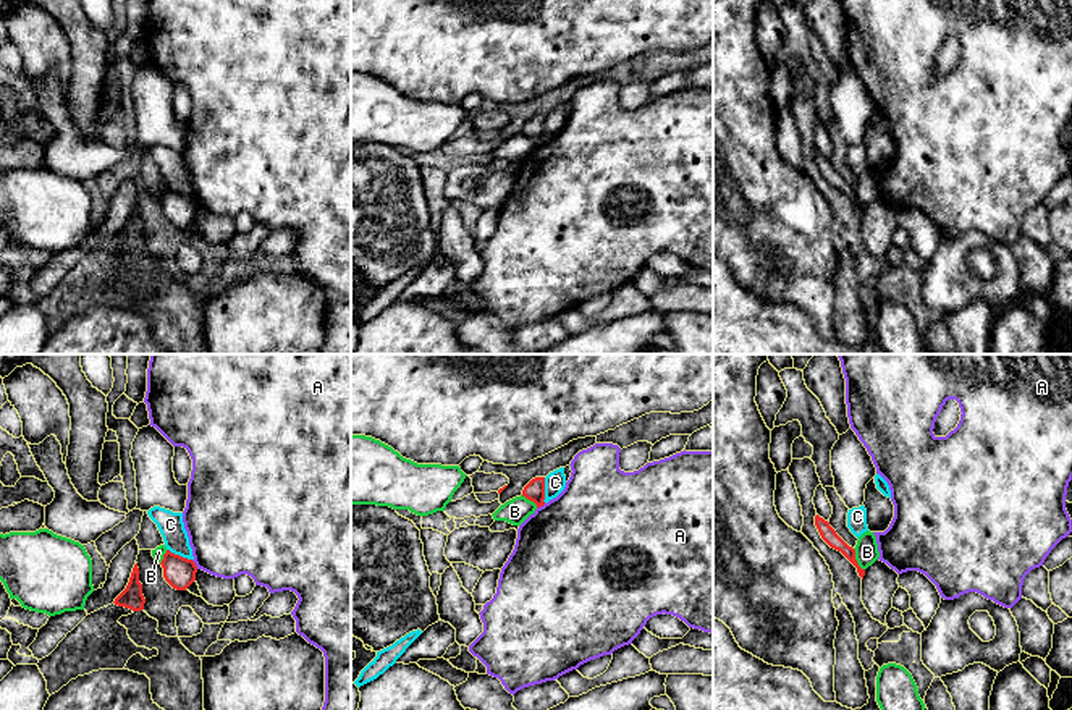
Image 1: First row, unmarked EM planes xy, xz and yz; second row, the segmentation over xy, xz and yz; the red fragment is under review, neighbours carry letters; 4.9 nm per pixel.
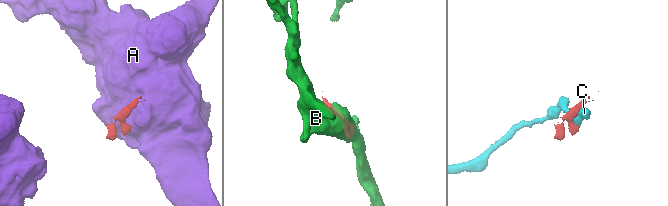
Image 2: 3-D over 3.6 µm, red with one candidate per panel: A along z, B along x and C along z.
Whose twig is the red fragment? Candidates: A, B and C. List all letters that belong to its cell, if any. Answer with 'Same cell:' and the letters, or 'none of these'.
Same cell: none of these

